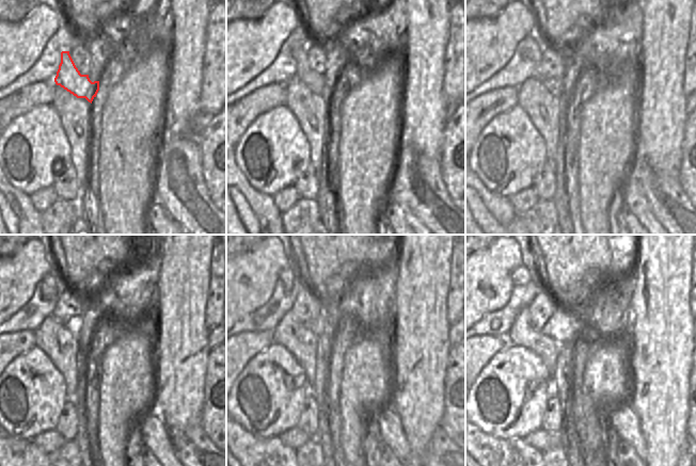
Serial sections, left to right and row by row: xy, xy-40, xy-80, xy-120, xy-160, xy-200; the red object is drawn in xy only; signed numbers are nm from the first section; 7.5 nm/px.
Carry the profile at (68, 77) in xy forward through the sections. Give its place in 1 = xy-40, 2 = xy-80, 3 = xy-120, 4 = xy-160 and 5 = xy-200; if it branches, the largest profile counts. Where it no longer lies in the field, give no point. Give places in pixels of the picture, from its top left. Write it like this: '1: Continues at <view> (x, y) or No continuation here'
1: Continues at xy-40 (313, 80)
2: Continues at xy-80 (531, 49)
3: Continues at xy-120 (52, 284)
4: Continues at xy-160 (286, 276)
5: Continues at xy-200 (520, 276)

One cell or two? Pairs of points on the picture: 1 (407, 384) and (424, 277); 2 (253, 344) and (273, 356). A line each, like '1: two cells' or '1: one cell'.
1: one cell
2: two cells

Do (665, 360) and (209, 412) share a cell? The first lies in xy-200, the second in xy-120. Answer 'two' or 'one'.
two

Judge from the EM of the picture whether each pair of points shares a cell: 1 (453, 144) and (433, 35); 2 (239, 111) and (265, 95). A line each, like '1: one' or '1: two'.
1: two
2: one

